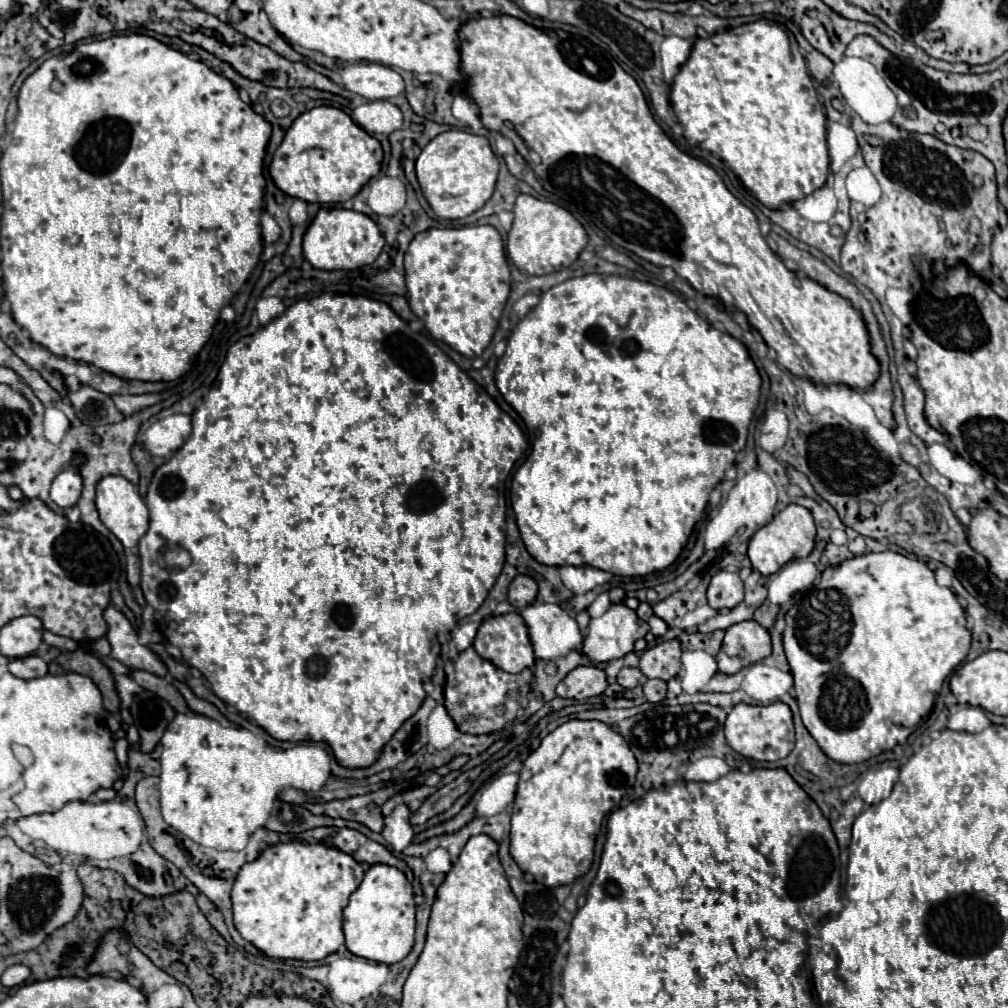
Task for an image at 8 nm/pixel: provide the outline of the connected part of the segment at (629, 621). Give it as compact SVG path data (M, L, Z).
M623 603L611 605L607 613L603 613L601 617L591 619L591 623L588 625L587 637L583 641L583 653L595 663L625 657L627 653L633 651L635 641L644 638L649 630L648 623L637 617L637 613L633 609L629 609L627 605L623 605Z

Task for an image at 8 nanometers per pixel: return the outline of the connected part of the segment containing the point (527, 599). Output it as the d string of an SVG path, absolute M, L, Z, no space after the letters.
M517 575L509 585L509 603L515 609L523 609L537 597L537 583L529 575Z

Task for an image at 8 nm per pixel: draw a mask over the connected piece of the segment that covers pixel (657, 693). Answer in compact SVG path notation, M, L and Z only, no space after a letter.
M647 679L643 685L643 693L647 697L647 701L651 703L659 703L665 699L667 693L667 683L663 679Z

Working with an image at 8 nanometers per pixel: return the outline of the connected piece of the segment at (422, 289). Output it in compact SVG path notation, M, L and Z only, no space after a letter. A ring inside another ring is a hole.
M491 225L461 229L427 229L423 233L417 233L405 253L405 281L409 289L411 311L425 323L427 331L437 341L447 343L461 355L479 357L491 343L511 289L511 273L505 257L503 239Z

